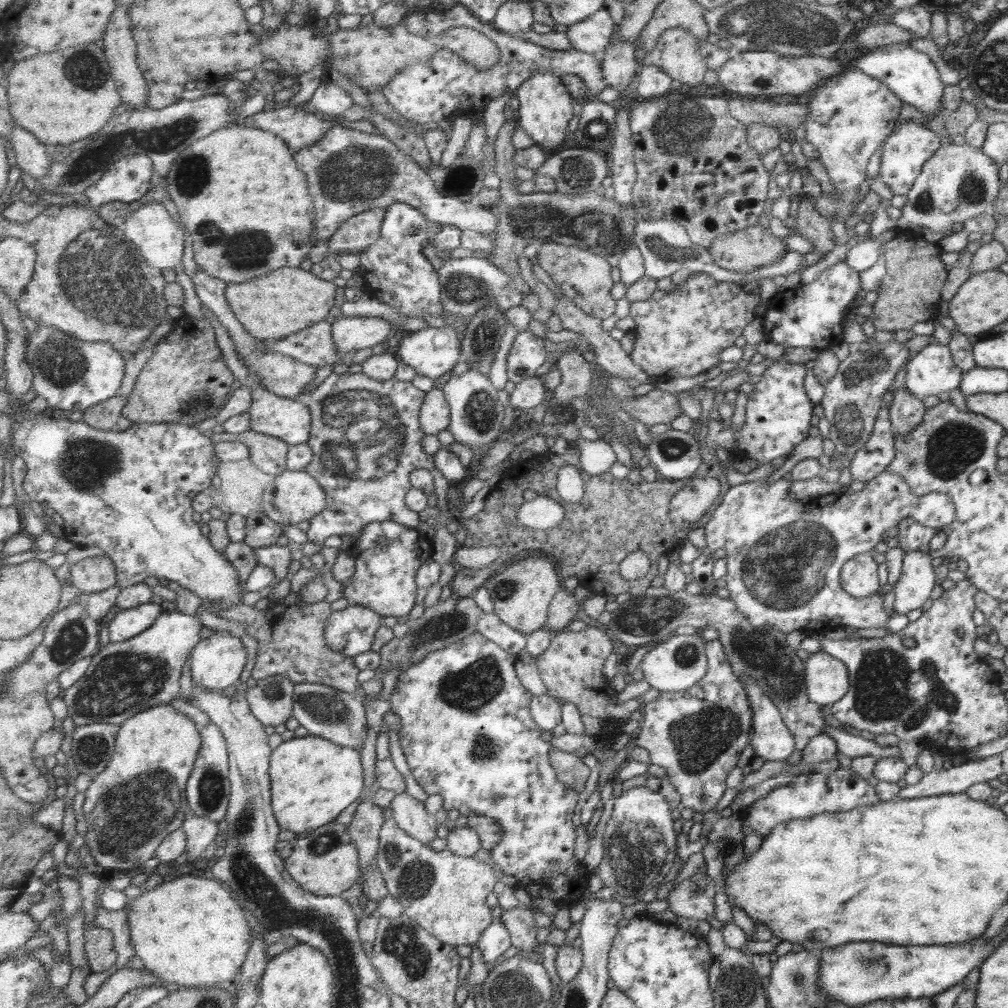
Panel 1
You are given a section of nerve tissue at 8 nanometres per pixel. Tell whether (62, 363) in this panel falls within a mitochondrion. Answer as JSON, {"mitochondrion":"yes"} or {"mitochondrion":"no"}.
{"mitochondrion":"yes"}

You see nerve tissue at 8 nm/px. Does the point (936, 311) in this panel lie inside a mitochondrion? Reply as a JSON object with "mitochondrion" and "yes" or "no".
{"mitochondrion":"no"}

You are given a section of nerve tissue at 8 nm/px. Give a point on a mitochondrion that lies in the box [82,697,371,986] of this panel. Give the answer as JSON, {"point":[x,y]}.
{"point":[130,815]}

